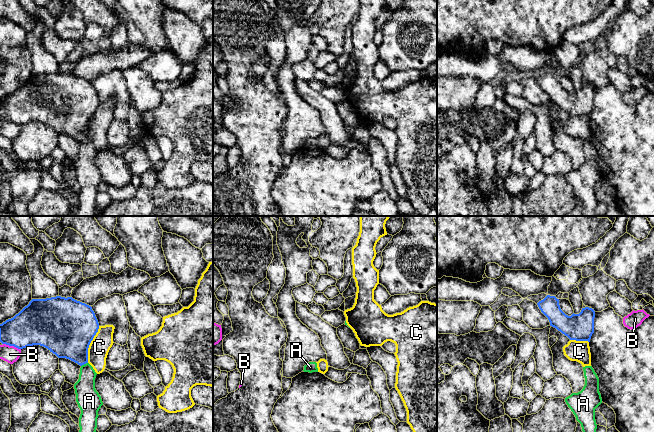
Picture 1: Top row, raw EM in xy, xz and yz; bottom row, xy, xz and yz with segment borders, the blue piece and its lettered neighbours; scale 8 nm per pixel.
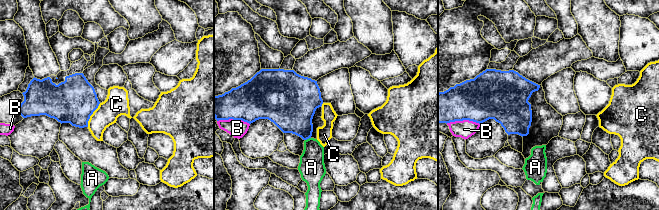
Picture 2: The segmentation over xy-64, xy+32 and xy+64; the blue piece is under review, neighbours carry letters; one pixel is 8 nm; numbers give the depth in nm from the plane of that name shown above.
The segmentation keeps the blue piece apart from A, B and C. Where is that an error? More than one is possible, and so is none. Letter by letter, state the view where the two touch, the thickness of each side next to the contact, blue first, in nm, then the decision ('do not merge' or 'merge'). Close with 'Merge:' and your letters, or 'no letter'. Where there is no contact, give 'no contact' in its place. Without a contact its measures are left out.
A: xy | 360/170 nm | do not merge
B: xy | 320/140 nm | do not merge
C: xy | 460/160 nm | do not merge
Merge: no letter

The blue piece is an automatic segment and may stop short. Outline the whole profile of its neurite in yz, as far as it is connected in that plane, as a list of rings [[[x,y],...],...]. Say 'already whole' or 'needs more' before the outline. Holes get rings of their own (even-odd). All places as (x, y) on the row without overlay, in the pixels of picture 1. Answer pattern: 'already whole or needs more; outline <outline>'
already whole; outline [[[547,71],[537,79],[541,88],[548,94],[550,102],[556,104],[570,116],[588,117],[594,109],[595,87],[582,84],[579,90],[566,91],[560,84],[559,75]]]

